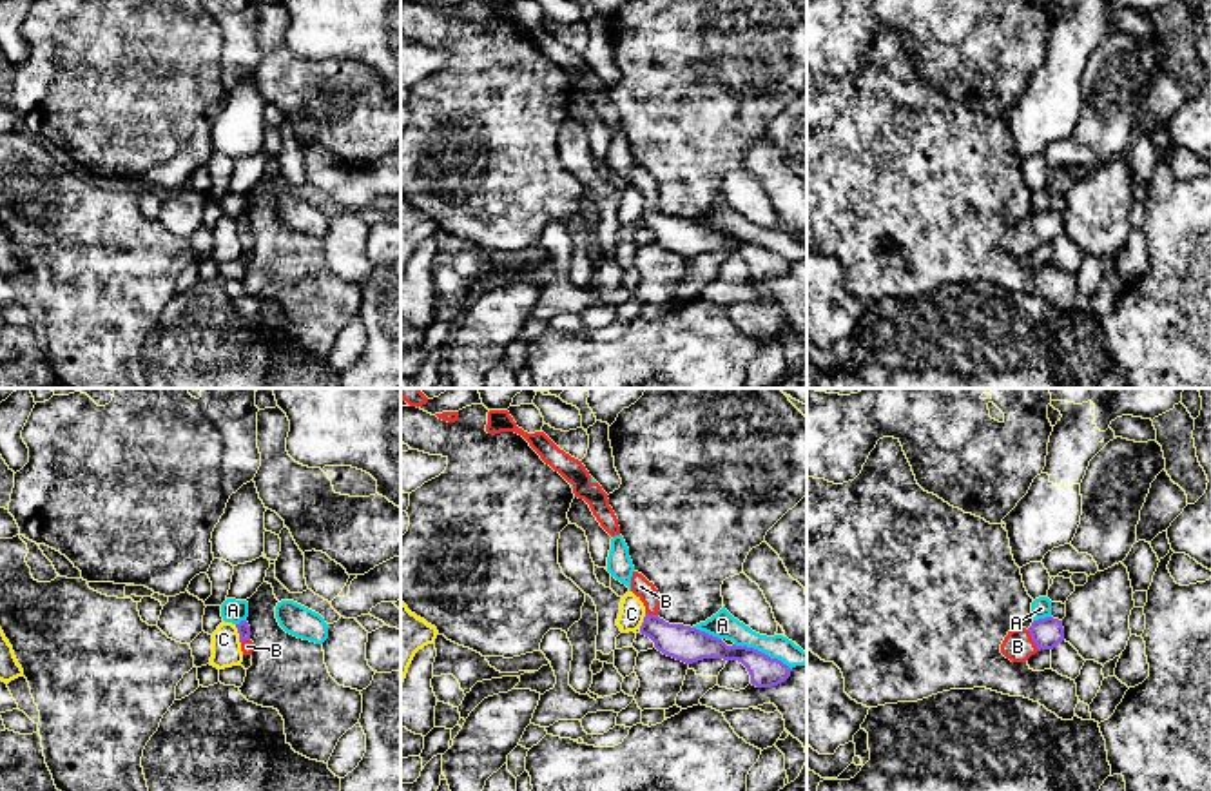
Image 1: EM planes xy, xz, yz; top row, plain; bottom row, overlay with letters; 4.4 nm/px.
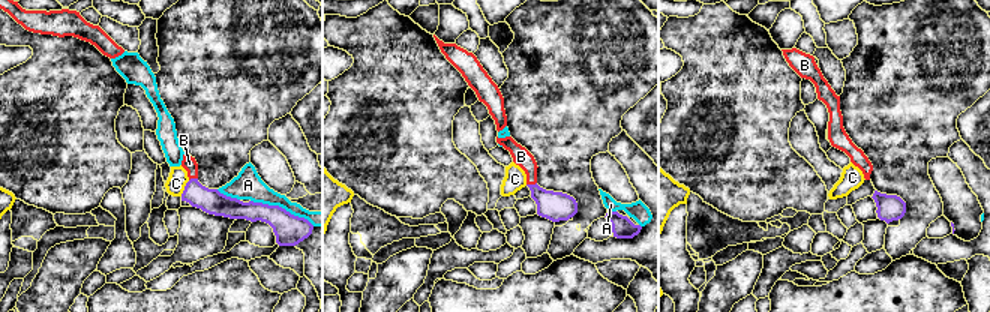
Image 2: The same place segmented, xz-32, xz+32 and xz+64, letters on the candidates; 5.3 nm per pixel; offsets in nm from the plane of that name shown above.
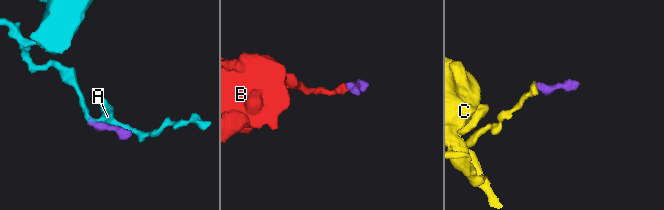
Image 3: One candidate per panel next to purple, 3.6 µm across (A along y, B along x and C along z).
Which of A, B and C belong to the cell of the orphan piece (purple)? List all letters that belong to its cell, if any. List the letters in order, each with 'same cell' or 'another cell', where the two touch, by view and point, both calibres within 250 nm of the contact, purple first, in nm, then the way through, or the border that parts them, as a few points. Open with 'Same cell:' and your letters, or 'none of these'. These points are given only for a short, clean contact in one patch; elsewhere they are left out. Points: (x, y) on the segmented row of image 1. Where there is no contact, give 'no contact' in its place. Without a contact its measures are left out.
Same cell: B
A: another cell; contact xz (764, 654); calibres 140 and 120 nm
B: same cell; contact yz (1032, 639); calibres 140 and 140 nm; way yz (1046, 634), (1032, 639), (1017, 646)
C: another cell; contact xy (238, 632); calibres 60 and 130 nm; border xy (234, 624), (240, 643)

